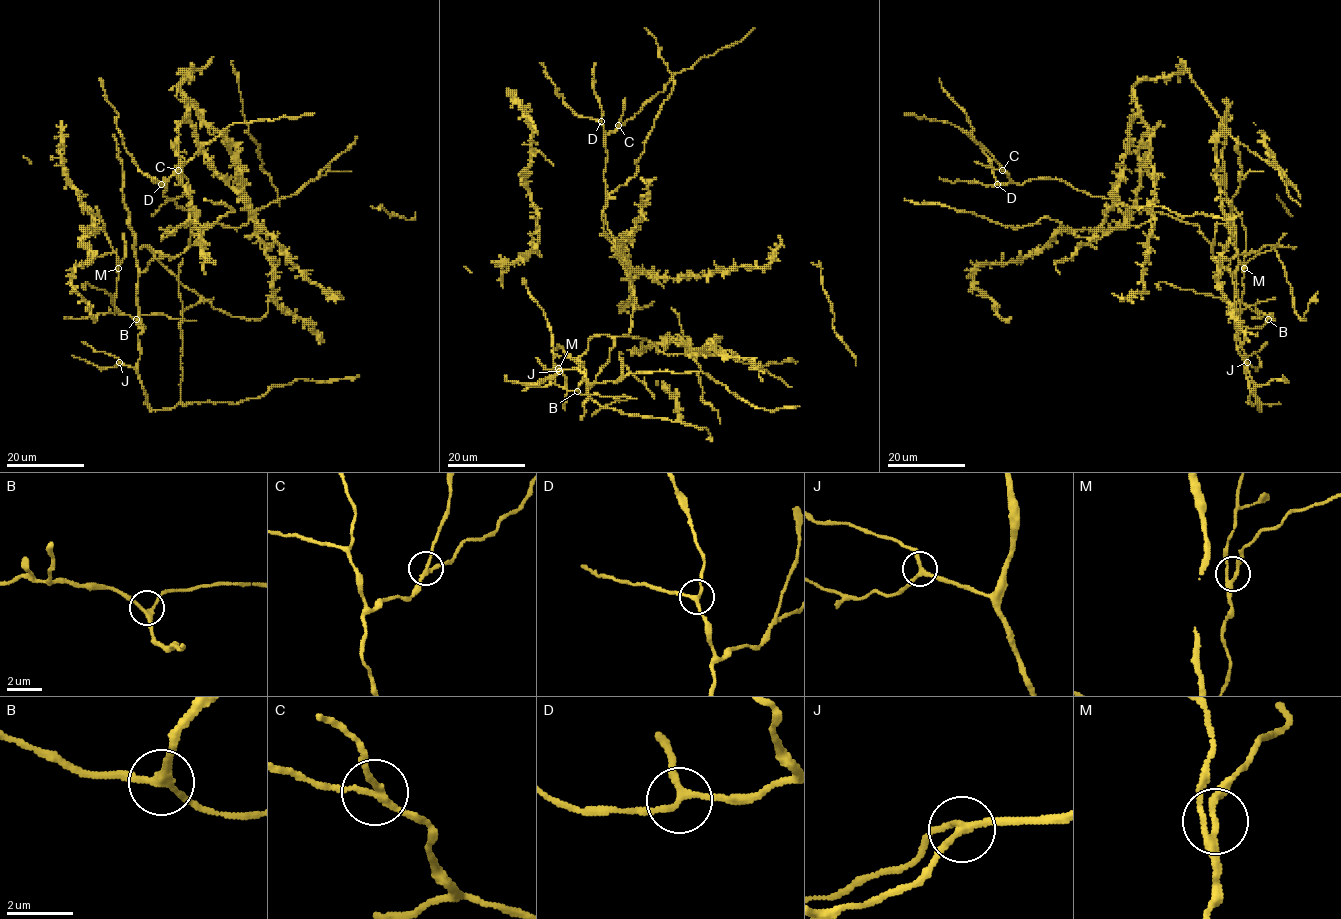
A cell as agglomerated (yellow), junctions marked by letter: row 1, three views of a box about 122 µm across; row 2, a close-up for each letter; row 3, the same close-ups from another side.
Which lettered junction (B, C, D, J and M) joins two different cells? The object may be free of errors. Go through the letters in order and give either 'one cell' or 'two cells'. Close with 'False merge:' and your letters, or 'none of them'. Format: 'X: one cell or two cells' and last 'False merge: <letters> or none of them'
B: one cell
C: two cells
D: one cell
J: one cell
M: one cell
False merge: C

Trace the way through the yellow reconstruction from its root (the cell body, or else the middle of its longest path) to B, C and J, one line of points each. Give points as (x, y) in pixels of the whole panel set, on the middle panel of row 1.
B: (632, 323), (628, 335), (595, 335), (589, 340), (588, 348), (577, 360), (585, 370), (584, 380), (577, 391)
C: (632, 323), (636, 299), (631, 280), (604, 214), (604, 141), (619, 125)
J: (632, 323), (628, 335), (593, 336), (588, 348), (577, 360), (583, 363), (579, 359), (579, 367), (559, 371)

